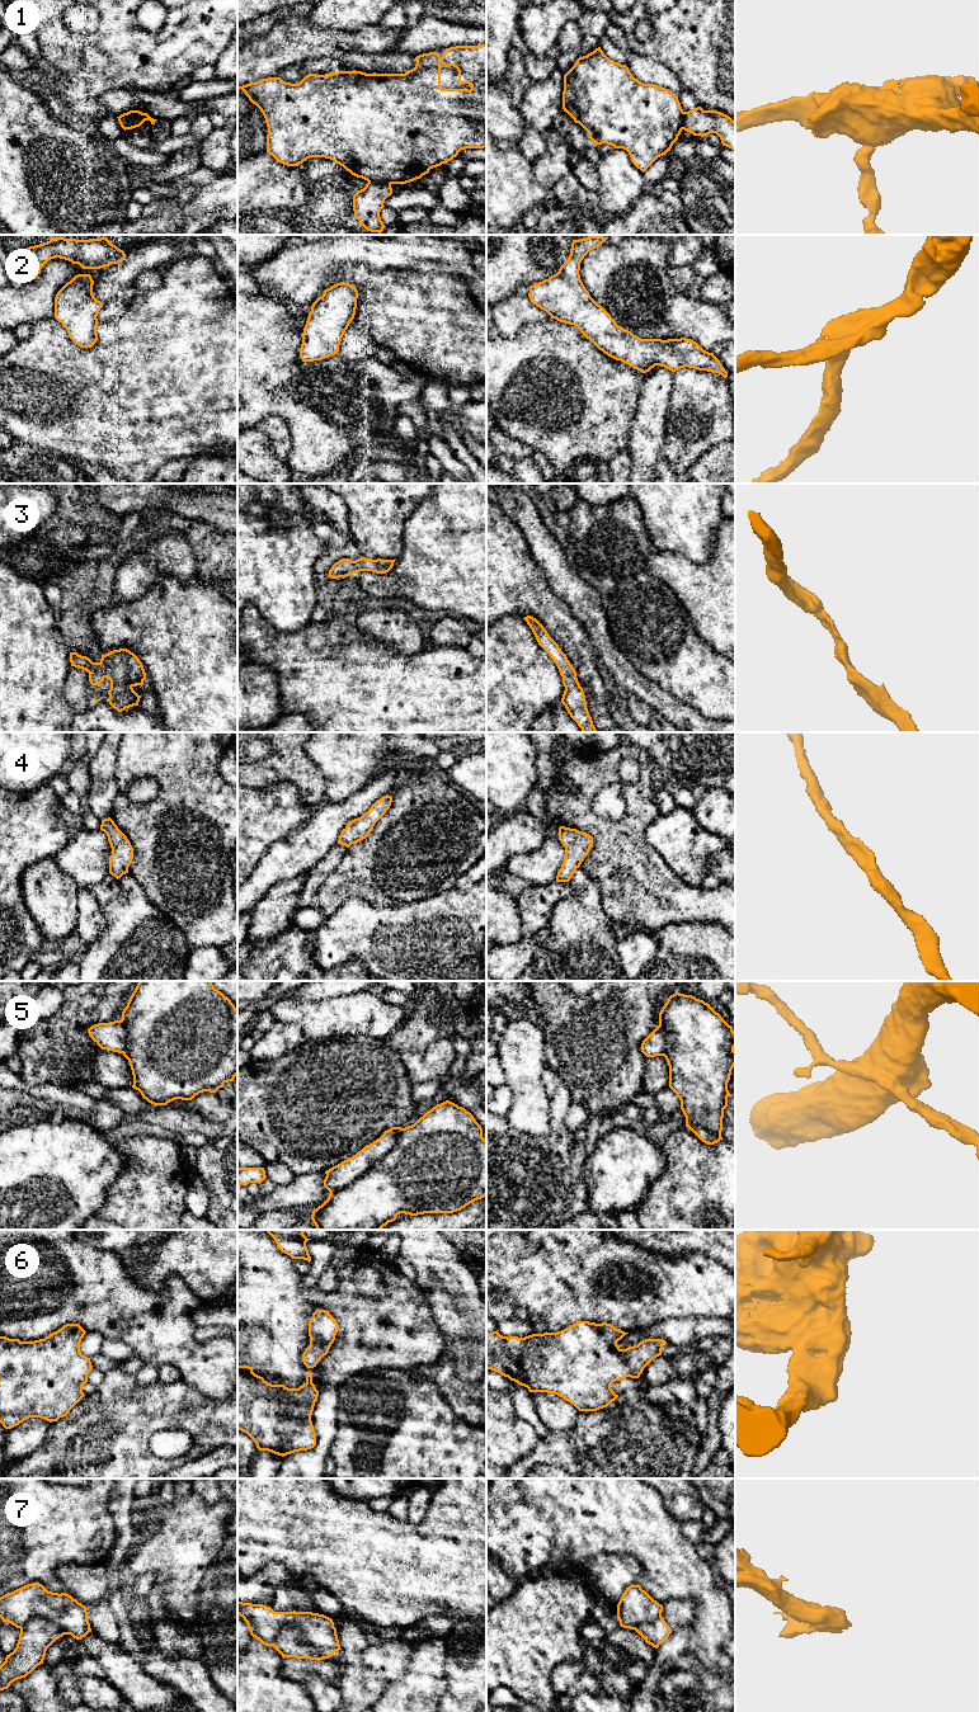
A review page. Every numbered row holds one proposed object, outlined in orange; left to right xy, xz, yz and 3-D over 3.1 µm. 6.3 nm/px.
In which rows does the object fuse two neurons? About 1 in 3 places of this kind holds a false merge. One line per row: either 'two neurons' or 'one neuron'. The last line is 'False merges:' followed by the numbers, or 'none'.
1: two neurons
2: one neuron
3: one neuron
4: one neuron
5: two neurons
6: one neuron
7: two neurons
False merges: 1, 5, 7

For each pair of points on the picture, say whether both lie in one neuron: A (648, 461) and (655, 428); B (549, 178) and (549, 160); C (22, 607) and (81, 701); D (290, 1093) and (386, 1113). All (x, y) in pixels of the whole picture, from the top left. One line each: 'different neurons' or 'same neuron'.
A: same neuron
B: same neuron
C: different neurons
D: same neuron

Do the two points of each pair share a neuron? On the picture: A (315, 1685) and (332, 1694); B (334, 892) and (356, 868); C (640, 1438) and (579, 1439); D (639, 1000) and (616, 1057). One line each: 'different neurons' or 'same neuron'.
A: same neuron
B: same neuron
C: same neuron
D: same neuron

